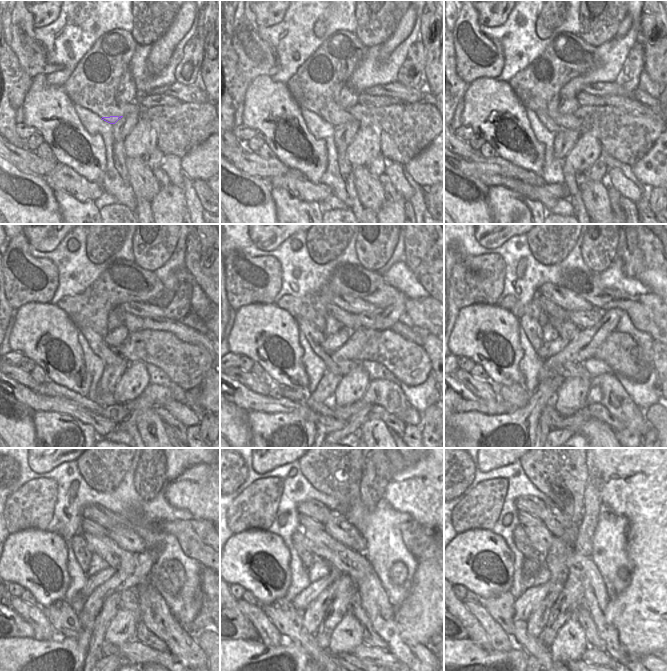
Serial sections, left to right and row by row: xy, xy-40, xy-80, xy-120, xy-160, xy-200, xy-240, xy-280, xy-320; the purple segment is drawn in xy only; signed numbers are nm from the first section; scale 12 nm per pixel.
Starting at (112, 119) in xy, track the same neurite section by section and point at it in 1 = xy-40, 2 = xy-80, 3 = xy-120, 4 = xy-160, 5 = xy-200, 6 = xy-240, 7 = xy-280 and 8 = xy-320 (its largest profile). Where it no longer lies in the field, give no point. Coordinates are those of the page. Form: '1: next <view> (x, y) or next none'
1: next xy-40 (335, 121)
2: next xy-80 (571, 122)
3: next xy-120 (128, 348)
4: next xy-160 (360, 338)
5: next xy-200 (585, 338)
6: next xy-240 (93, 604)
7: next xy-280 (312, 617)
8: next xy-320 (538, 619)

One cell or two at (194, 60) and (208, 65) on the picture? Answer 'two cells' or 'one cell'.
two cells

